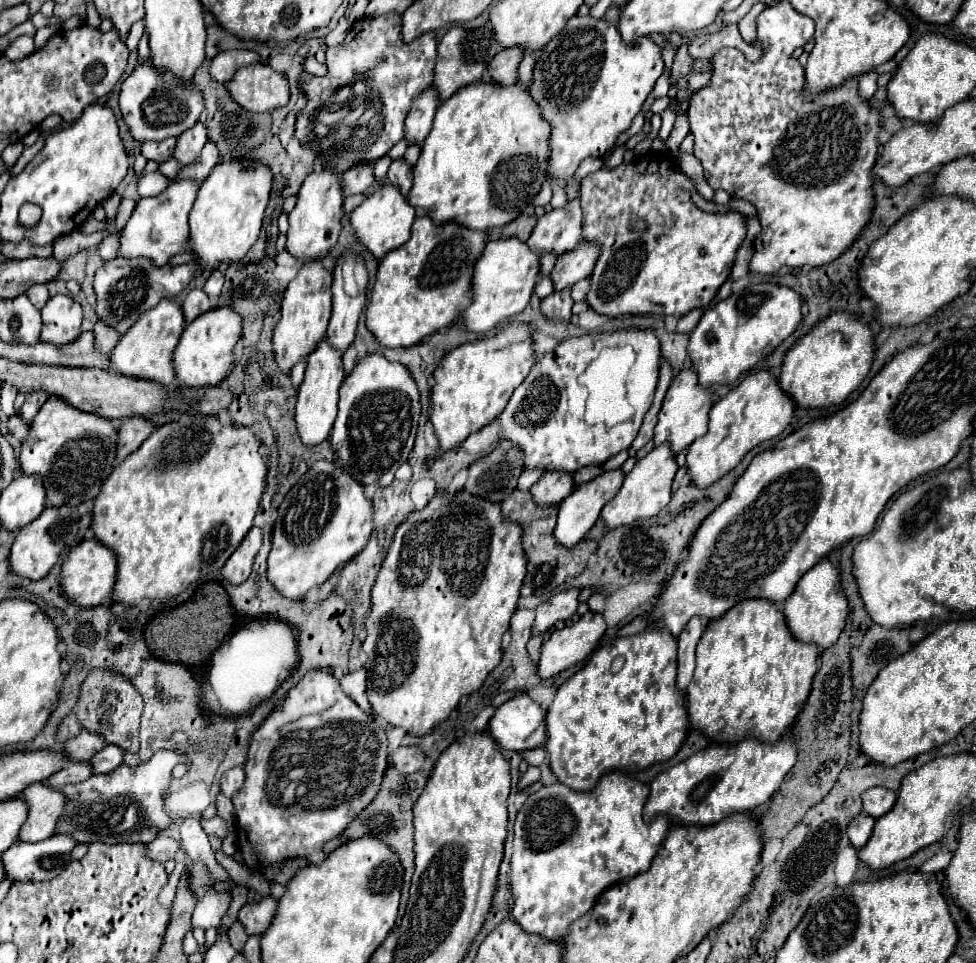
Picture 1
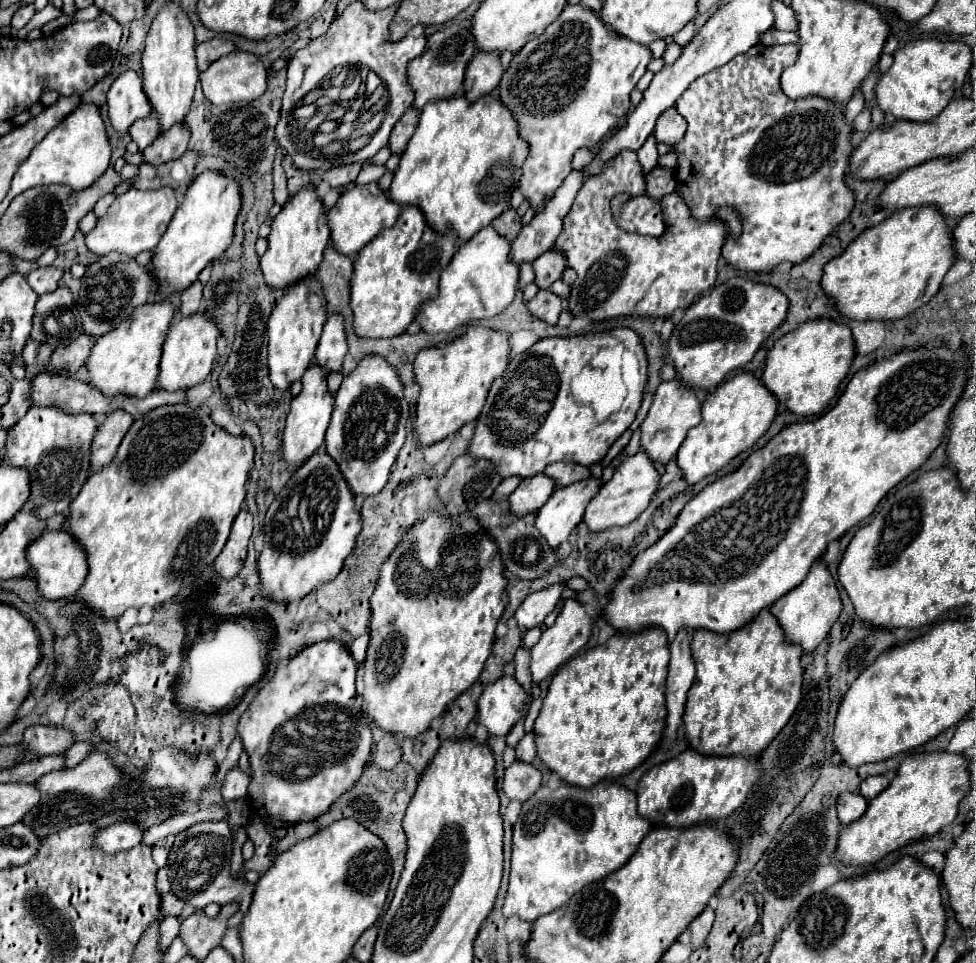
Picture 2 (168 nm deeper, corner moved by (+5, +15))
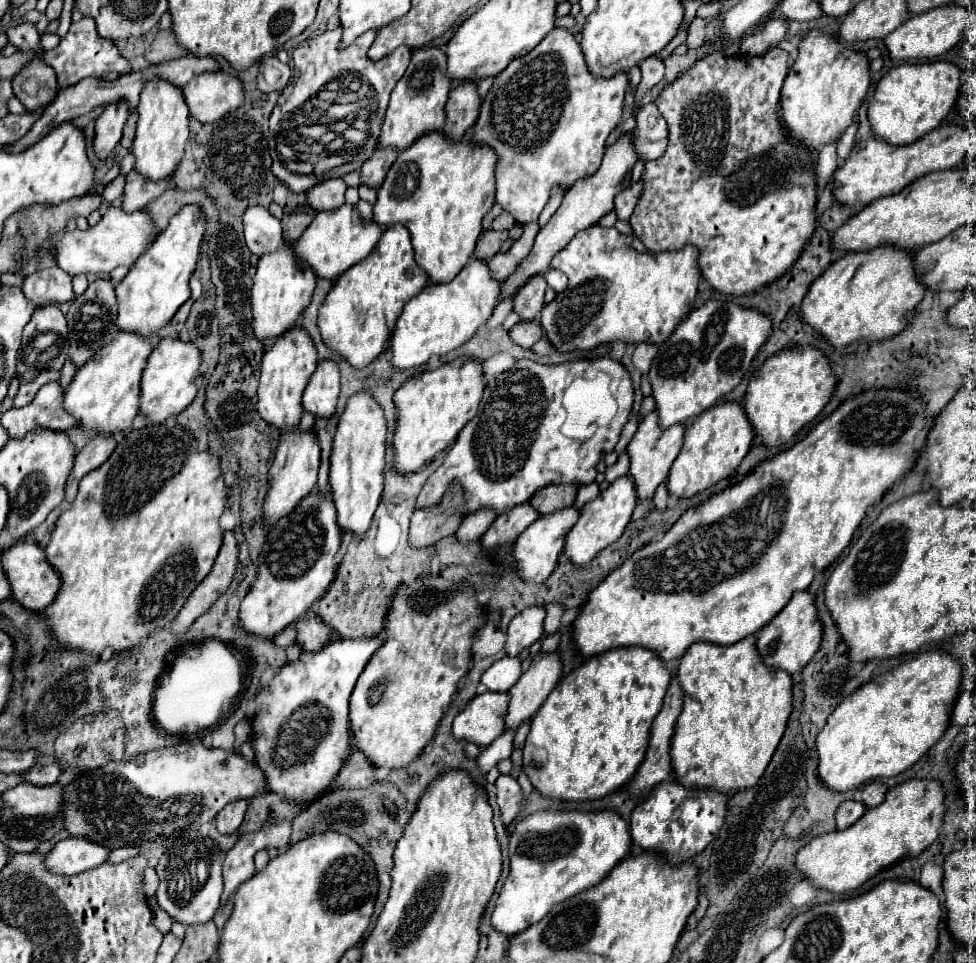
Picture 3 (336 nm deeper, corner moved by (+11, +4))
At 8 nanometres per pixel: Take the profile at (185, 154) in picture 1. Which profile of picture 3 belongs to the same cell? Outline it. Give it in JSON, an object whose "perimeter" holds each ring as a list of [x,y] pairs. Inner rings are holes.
{"perimeter":[[[130,172],[126,176],[126,186],[124,186],[124,196],[122,196],[122,210],[124,212],[134,212],[144,208],[148,202],[152,202],[154,198],[158,198],[166,188],[168,188],[170,180],[160,180],[160,184],[154,184],[142,176],[138,176],[138,172]]]}

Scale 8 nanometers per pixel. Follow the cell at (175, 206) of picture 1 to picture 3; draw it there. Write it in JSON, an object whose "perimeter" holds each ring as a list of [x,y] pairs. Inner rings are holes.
{"perimeter":[[[110,206],[96,226],[88,230],[62,232],[60,238],[54,240],[52,256],[56,264],[68,274],[110,274],[118,266],[130,268],[152,240],[154,240],[154,224],[150,216],[146,216],[146,212],[138,210],[126,214],[122,212],[122,208]]]}

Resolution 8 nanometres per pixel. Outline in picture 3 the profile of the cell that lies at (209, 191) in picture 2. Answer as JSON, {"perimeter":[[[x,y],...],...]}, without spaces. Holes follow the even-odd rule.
{"perimeter":[[[184,206],[168,224],[168,228],[156,236],[152,246],[136,260],[126,278],[116,286],[118,296],[118,330],[136,332],[140,336],[154,336],[166,326],[178,308],[190,298],[188,278],[192,276],[200,242],[204,236],[204,214],[198,206]]]}

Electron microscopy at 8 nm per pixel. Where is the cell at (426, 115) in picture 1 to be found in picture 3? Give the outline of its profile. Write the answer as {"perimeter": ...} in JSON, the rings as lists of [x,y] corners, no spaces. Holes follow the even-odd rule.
{"perimeter":[[[394,148],[374,150],[374,154],[360,168],[362,184],[366,184],[370,188],[380,188],[380,184],[386,178],[386,172],[394,164],[396,156],[398,156],[398,152],[394,152]]]}

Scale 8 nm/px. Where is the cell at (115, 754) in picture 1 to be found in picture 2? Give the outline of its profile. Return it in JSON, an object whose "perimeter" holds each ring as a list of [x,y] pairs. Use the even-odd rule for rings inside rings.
{"perimeter":[[[78,741],[78,743],[74,743],[72,749],[68,749],[68,753],[66,753],[66,761],[68,761],[66,767],[74,767],[74,765],[82,763],[84,757],[92,751],[92,747],[94,745],[90,741]]]}

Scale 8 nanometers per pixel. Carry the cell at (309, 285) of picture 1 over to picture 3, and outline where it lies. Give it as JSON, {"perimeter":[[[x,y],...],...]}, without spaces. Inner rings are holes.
{"perimeter":[[[292,328],[292,332],[280,336],[264,354],[262,374],[258,386],[258,414],[262,420],[278,428],[280,432],[290,432],[298,428],[302,418],[302,394],[308,386],[310,376],[318,364],[314,342],[302,332],[302,328]]]}

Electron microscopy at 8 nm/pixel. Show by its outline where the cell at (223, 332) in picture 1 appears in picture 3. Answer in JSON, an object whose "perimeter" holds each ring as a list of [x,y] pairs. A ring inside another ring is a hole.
{"perimeter":[[[164,338],[156,344],[152,354],[148,356],[146,368],[140,380],[140,404],[138,410],[154,424],[162,424],[170,416],[178,416],[194,398],[196,398],[196,380],[200,376],[202,358],[198,356],[198,348],[194,344],[184,342],[180,338]]]}

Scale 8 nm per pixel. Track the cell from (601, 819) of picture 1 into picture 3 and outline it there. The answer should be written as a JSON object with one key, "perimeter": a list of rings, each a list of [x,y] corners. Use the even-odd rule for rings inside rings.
{"perimeter":[[[540,810],[518,822],[510,836],[510,874],[492,912],[492,928],[514,936],[540,922],[554,904],[584,892],[628,854],[630,832],[626,822],[610,810],[604,812],[554,812]]]}

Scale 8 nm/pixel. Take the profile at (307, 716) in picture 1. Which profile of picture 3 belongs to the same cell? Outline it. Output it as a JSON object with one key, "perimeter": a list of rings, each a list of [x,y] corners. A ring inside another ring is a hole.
{"perimeter":[[[380,632],[372,638],[360,640],[330,640],[320,652],[302,652],[298,660],[288,662],[280,668],[280,672],[268,682],[268,686],[256,696],[256,714],[252,720],[252,744],[256,750],[256,762],[266,772],[266,780],[272,792],[286,796],[290,802],[310,804],[314,798],[322,796],[330,786],[330,780],[338,774],[338,768],[350,756],[350,720],[348,720],[348,700],[354,690],[354,684],[368,664],[368,660],[376,654],[376,650],[384,644],[386,634]]]}

